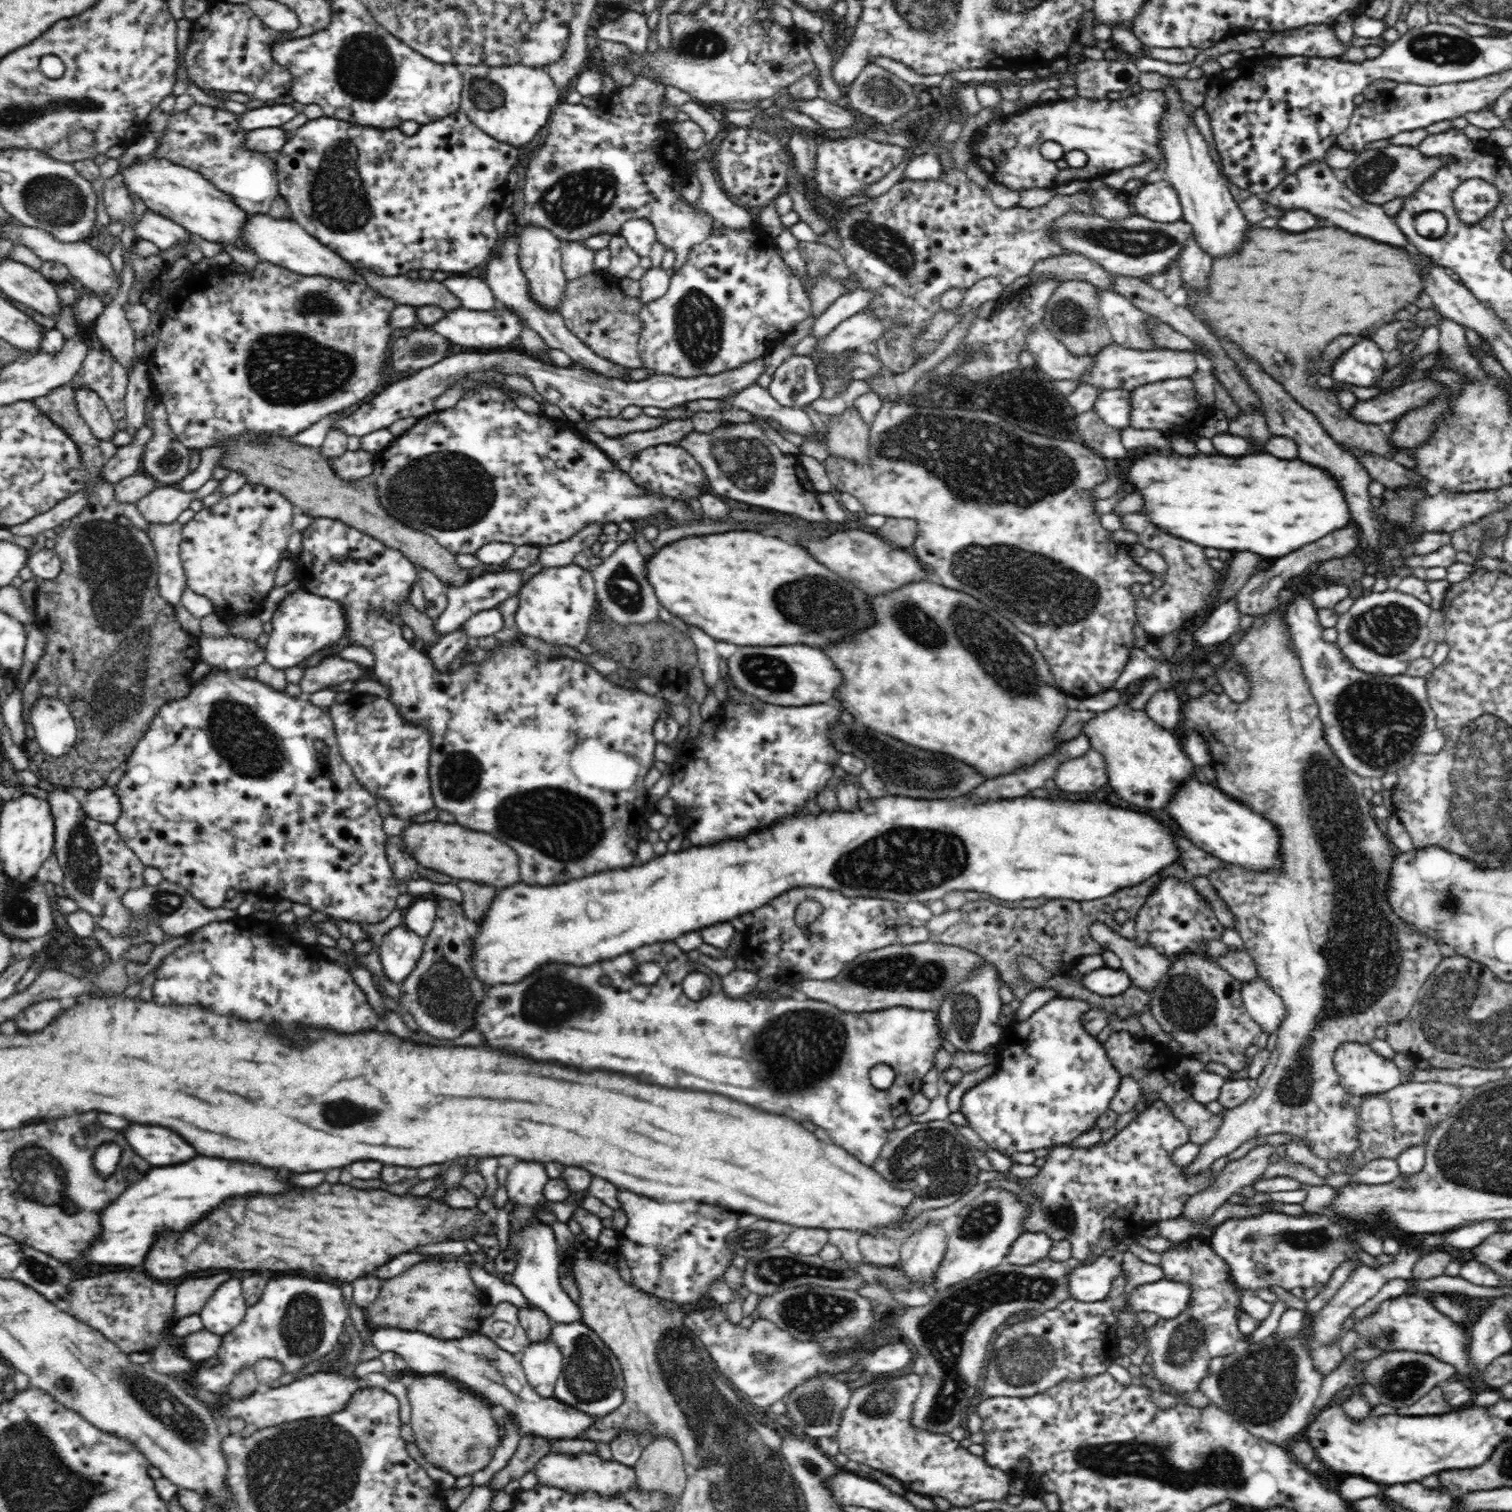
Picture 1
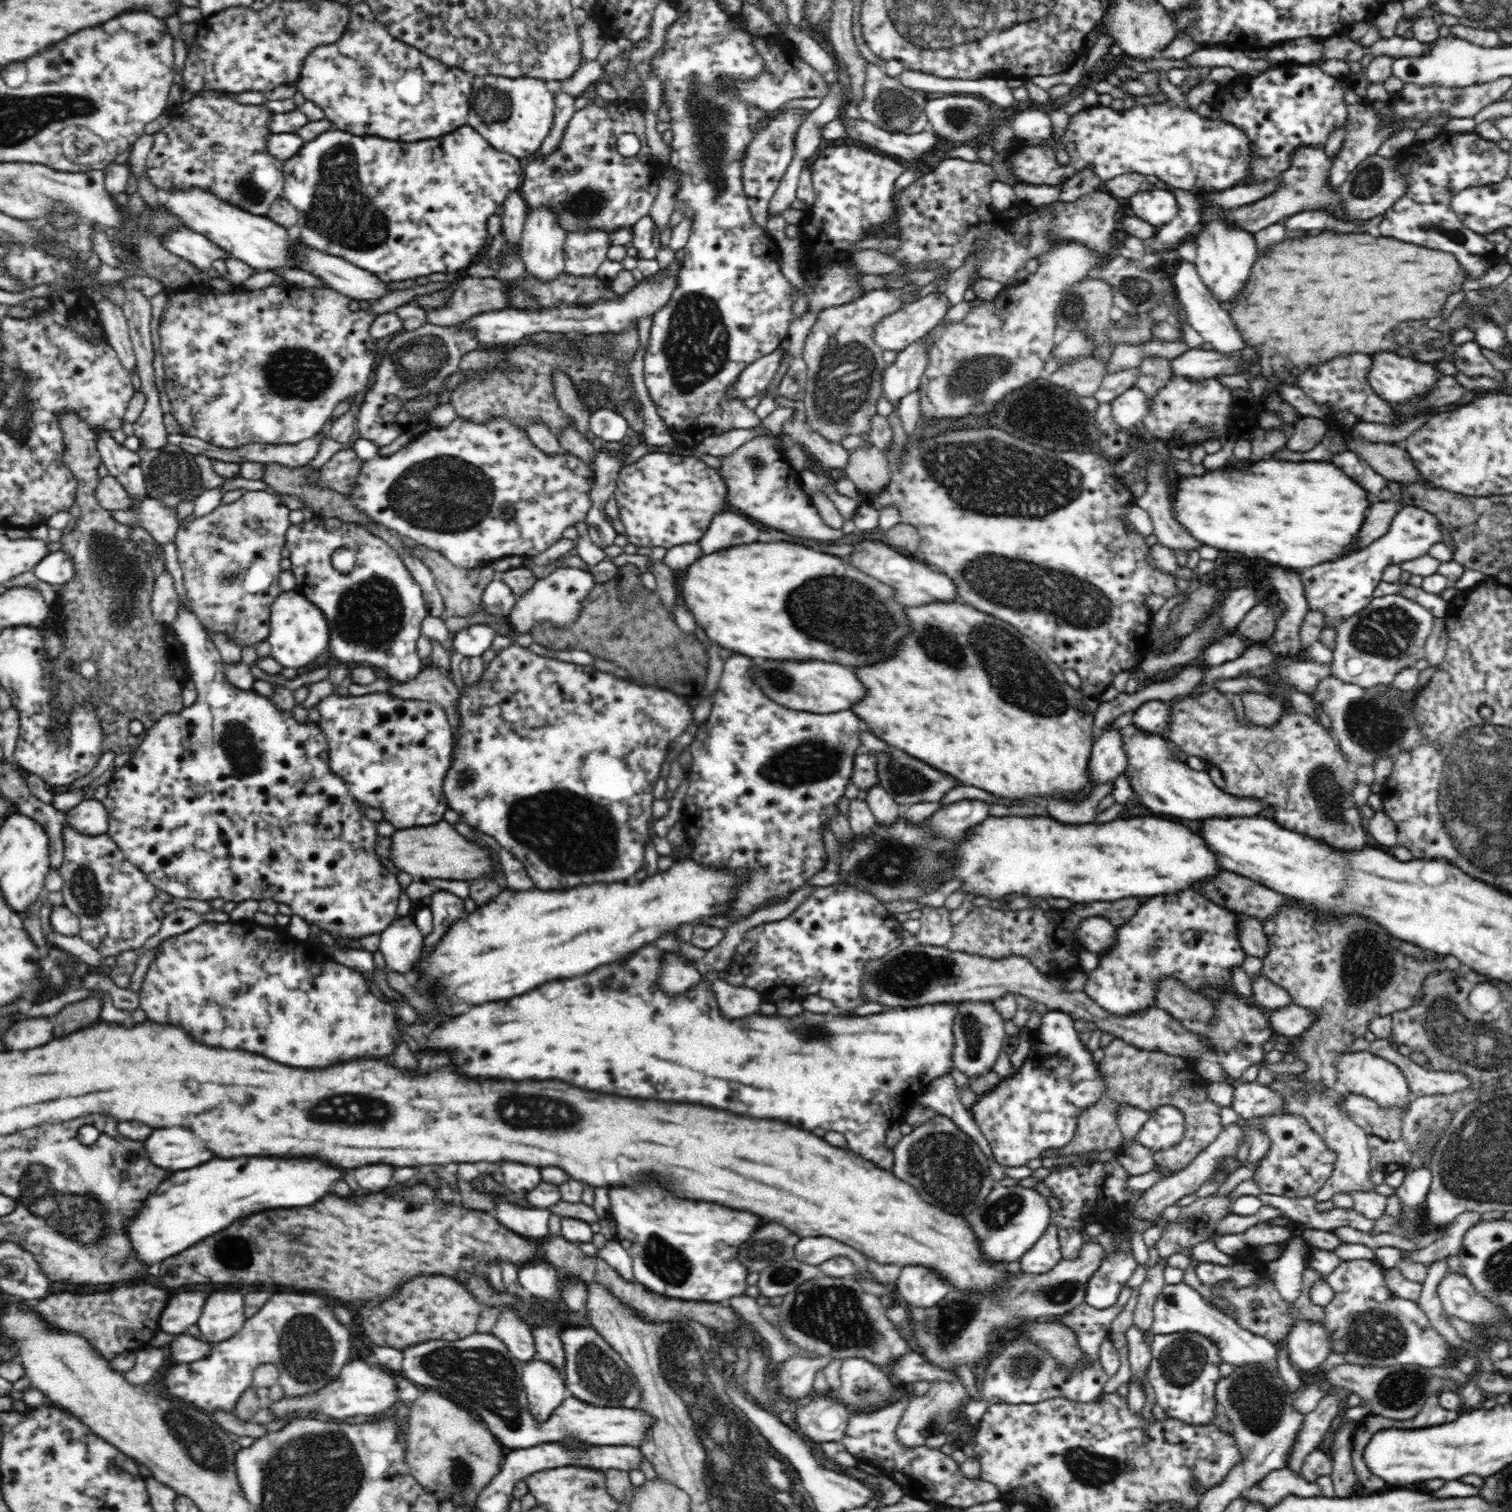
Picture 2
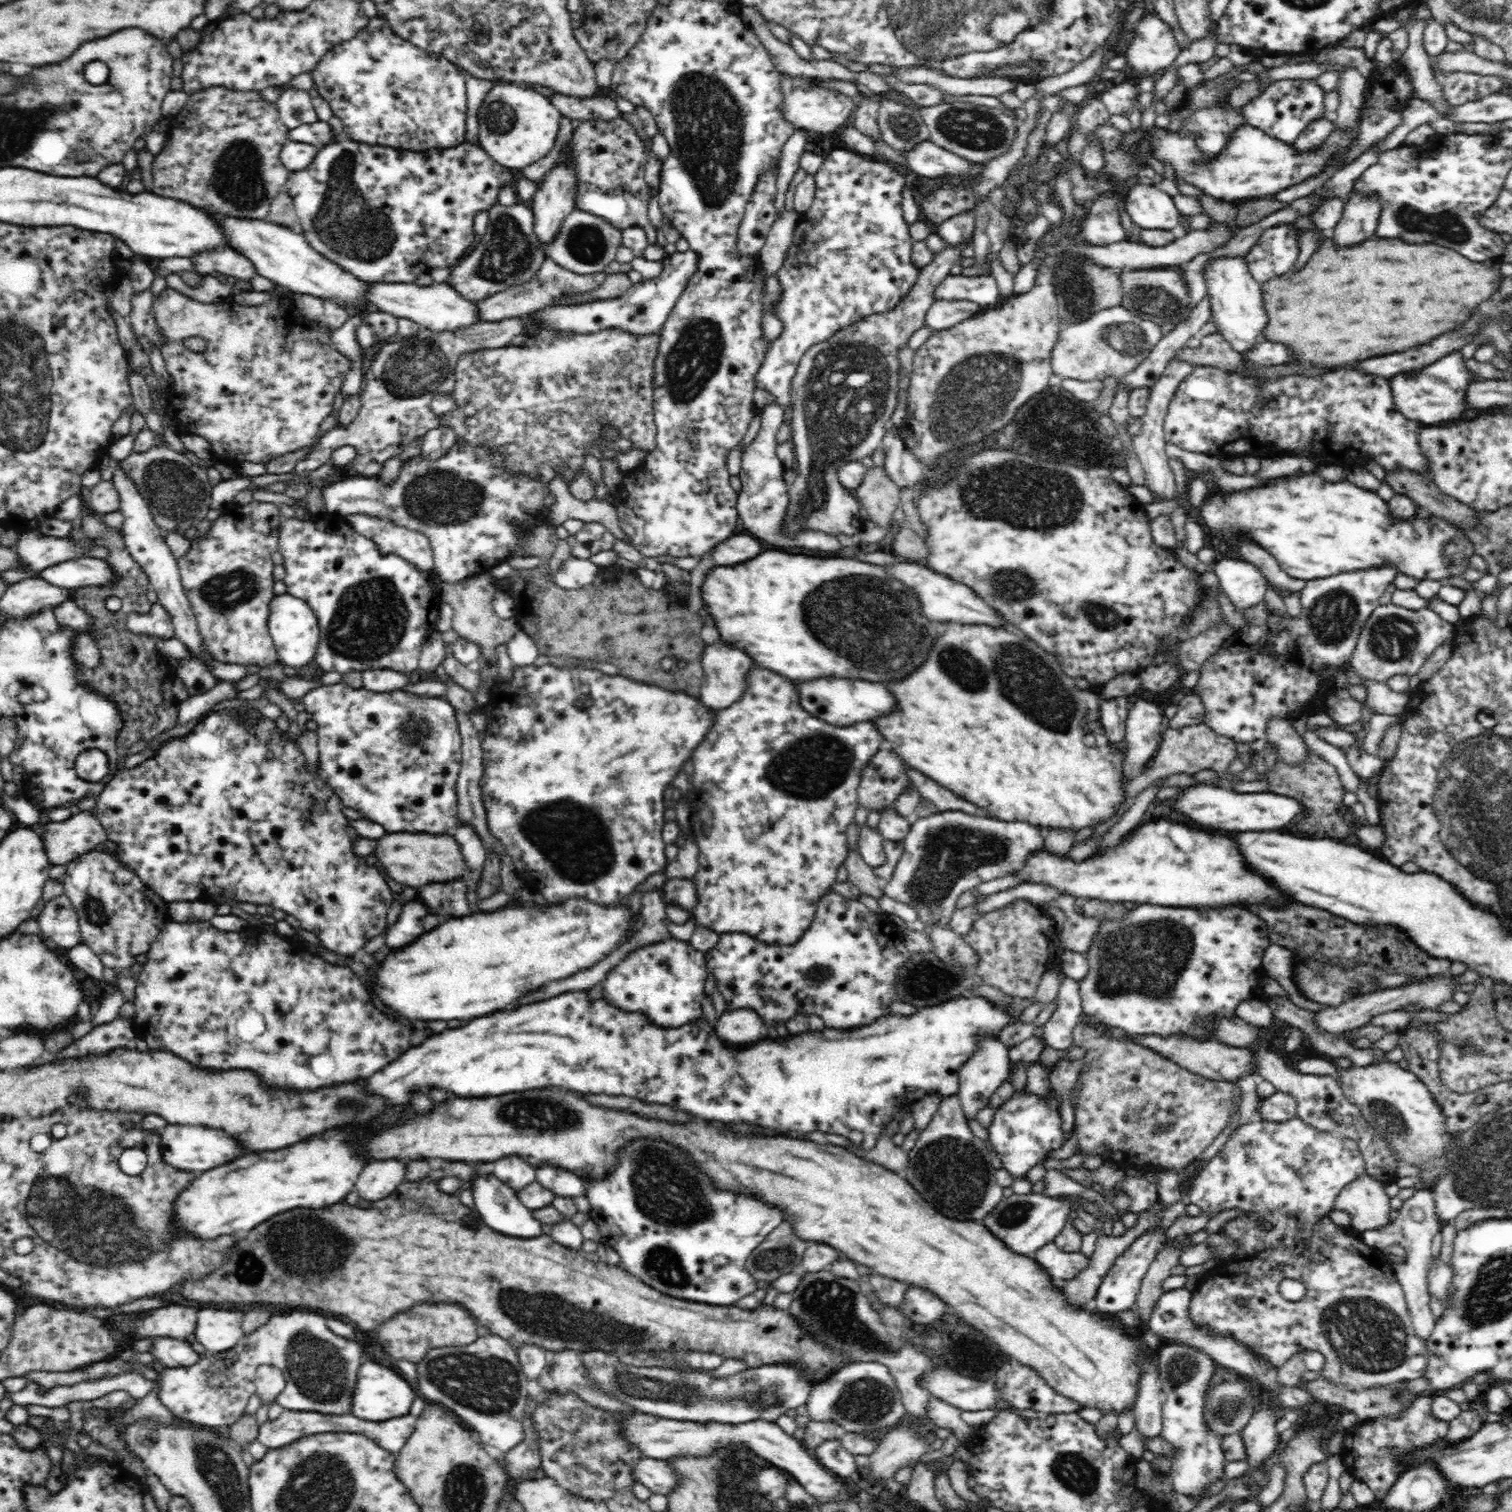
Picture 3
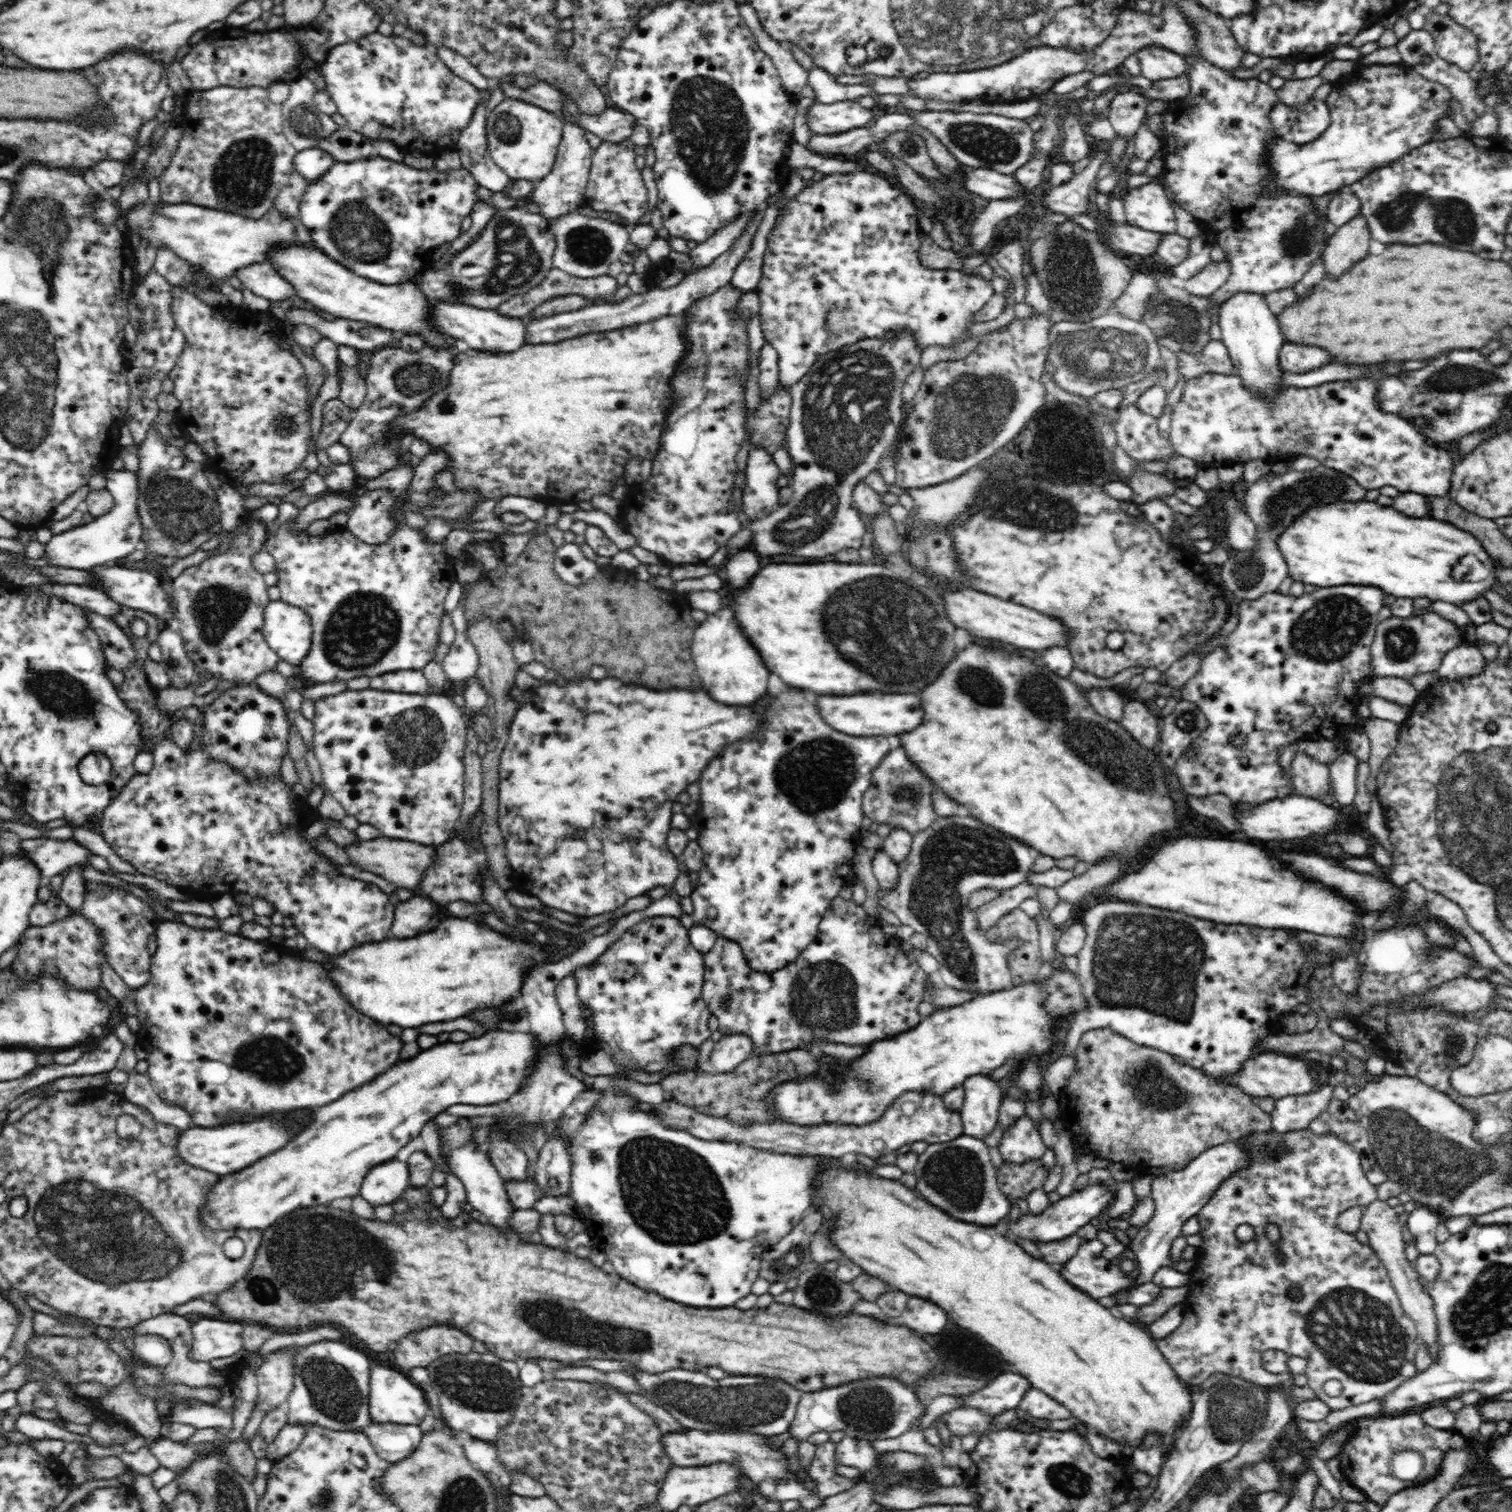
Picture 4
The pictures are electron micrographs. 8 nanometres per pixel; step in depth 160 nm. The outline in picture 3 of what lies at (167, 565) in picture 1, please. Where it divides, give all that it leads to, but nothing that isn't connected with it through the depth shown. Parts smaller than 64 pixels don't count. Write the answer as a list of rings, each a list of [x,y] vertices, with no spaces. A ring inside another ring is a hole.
[[[159,601],[152,605],[150,614],[128,616],[126,626],[134,634],[150,634],[162,640],[175,637],[171,616]]]

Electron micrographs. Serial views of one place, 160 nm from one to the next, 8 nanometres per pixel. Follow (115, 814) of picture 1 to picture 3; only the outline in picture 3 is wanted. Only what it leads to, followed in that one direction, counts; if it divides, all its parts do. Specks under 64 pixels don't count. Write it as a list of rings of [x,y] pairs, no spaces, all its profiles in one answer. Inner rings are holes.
[[[92,809],[73,814],[65,821],[51,821],[39,835],[43,839],[51,867],[68,864],[108,839]]]

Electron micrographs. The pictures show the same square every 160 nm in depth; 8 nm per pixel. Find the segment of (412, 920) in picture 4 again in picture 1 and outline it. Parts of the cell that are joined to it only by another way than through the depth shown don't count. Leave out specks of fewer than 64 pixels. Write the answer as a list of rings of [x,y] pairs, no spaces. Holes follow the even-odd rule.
[[[396,926],[382,937],[378,954],[388,980],[401,983],[408,978],[422,954],[423,942],[422,936],[406,926]]]

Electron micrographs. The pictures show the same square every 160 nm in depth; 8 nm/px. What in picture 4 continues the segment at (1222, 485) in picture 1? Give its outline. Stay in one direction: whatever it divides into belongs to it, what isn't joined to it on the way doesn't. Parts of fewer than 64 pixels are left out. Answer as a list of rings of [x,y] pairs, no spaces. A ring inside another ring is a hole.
[[[1350,500],[1350,502],[1336,502],[1332,506],[1322,506],[1322,504],[1310,506],[1308,514],[1304,514],[1302,518],[1296,518],[1294,524],[1278,538],[1278,542],[1280,542],[1280,552],[1284,554],[1284,560],[1288,563],[1288,576],[1294,581],[1322,588],[1344,586],[1344,584],[1356,584],[1356,586],[1364,584],[1364,586],[1382,588],[1386,594],[1392,594],[1396,598],[1428,598],[1432,602],[1442,600],[1442,602],[1460,606],[1464,602],[1484,597],[1484,592],[1492,590],[1492,586],[1499,582],[1498,578],[1488,578],[1482,582],[1454,580],[1452,570],[1468,554],[1476,556],[1486,568],[1490,568],[1494,573],[1500,569],[1494,567],[1494,559],[1486,552],[1475,535],[1456,528],[1452,523],[1436,520],[1433,516],[1428,518],[1406,516],[1392,506],[1383,506],[1376,501],[1352,502]]]

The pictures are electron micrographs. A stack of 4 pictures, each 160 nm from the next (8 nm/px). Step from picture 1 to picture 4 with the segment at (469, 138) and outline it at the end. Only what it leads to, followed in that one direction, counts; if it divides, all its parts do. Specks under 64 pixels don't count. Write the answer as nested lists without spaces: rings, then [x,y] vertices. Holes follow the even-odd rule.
[[[380,155],[374,156],[374,158],[360,158],[360,160],[354,160],[354,162],[335,161],[334,166],[328,173],[325,173],[322,178],[314,183],[309,184],[299,205],[299,217],[318,250],[332,257],[342,266],[348,267],[348,270],[355,272],[362,278],[384,283],[385,285],[395,285],[406,283],[407,281],[412,282],[417,274],[430,269],[432,262],[434,262],[433,250],[436,250],[436,246],[446,244],[446,242],[453,242],[461,236],[462,220],[471,214],[473,206],[476,206],[476,202],[480,200],[476,195],[478,188],[480,187],[476,183],[476,179],[472,177],[472,174],[468,173],[468,170],[464,169],[463,165],[460,166],[460,169],[444,173],[443,171],[438,171],[435,167],[428,171],[414,170],[412,167],[405,165],[404,162],[394,162],[389,158],[382,158]]]

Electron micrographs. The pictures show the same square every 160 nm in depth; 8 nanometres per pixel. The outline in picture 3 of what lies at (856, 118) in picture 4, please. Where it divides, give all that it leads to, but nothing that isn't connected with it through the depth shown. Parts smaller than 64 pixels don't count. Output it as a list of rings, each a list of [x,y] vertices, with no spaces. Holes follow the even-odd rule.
[[[781,72],[780,85],[782,85],[782,95],[784,95],[782,115],[796,129],[804,129],[810,133],[832,134],[834,136],[838,133],[838,130],[842,130],[852,120],[852,110],[856,106],[856,101],[841,92],[826,87],[822,88],[814,81],[803,76],[790,78],[787,74],[781,74]]]

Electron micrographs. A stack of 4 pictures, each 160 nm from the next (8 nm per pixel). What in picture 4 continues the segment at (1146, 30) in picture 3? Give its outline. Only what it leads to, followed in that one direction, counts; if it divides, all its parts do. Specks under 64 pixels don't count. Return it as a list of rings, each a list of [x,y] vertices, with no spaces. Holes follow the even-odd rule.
[[[1146,46],[1137,57],[1142,76],[1148,80],[1176,78],[1186,72],[1186,59],[1161,46]]]

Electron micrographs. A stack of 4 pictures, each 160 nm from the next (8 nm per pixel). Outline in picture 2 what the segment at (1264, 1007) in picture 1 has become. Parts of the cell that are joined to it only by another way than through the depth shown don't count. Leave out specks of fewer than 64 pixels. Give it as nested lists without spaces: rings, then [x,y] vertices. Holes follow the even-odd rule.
[[[1288,1004],[1280,1010],[1267,1010],[1266,1008],[1263,1011],[1276,1033],[1295,1039],[1304,1030],[1308,1030],[1308,1026],[1312,1026],[1312,1022],[1316,1020],[1316,1013],[1312,1009],[1294,1004]]]

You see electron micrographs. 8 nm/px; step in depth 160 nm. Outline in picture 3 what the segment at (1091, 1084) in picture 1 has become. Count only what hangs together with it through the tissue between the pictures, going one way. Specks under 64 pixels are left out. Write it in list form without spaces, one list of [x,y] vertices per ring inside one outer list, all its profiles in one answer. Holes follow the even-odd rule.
[[[1064,975],[1062,979],[1062,986],[1060,985],[1057,994],[1056,1009],[1053,1011],[1052,1016],[1043,1025],[1042,1030],[1039,1032],[1042,1038],[1044,1038],[1047,1046],[1055,1048],[1056,1050],[1066,1050],[1073,1046],[1073,1032],[1074,1027],[1082,1023],[1080,1014],[1083,1014],[1083,1008],[1081,1005],[1081,996],[1078,994],[1078,984],[1071,978]],[[1051,1088],[1049,1094],[1049,1099],[1044,1100],[1027,1091],[1015,1091],[1014,1096],[996,1108],[992,1124],[988,1126],[989,1142],[1002,1161],[1002,1167],[1016,1179],[1025,1178],[1027,1170],[1036,1166],[1051,1151],[1059,1149],[1064,1142],[1058,1103],[1053,1098]]]

